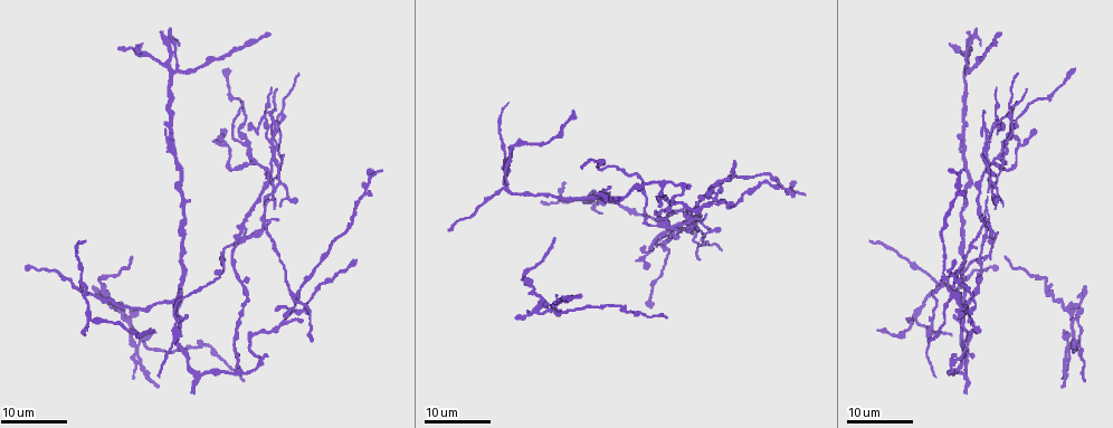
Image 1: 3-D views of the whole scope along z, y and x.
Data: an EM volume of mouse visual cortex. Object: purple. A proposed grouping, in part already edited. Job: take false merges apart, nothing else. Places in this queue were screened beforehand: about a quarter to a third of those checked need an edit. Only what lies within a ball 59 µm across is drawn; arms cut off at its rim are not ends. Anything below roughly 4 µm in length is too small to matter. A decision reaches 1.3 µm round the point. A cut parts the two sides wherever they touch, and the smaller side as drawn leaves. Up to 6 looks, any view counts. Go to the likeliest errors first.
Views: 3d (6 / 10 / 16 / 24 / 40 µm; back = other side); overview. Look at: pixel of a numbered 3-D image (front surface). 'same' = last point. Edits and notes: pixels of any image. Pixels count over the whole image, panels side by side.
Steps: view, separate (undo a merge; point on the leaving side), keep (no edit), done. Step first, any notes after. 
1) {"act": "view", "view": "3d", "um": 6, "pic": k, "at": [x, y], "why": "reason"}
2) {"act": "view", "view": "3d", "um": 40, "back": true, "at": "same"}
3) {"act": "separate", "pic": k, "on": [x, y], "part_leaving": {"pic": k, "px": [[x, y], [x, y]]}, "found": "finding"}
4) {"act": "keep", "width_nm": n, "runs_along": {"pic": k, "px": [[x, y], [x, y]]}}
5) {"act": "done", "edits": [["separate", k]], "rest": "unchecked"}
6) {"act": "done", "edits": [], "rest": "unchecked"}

{"act": "view", "view": "3d", "um": 24, "pic": 1, "at": [293, 311], "why": "looks like a crossing"}

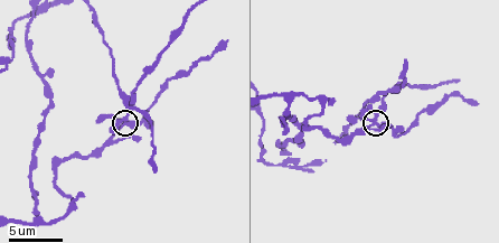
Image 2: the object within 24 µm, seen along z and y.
{"act": "view", "view": "3d", "um": 10, "pic": 2, "at": [126, 124]}

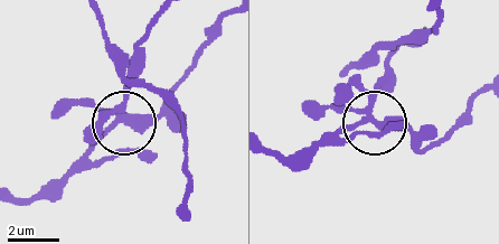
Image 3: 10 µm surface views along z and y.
{"act": "keep", "found": "continuous, no second neuron"}

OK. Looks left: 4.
{"act": "view", "view": "3d", "um": 24, "pic": 1, "at": [178, 70], "why": "three-way junction"}

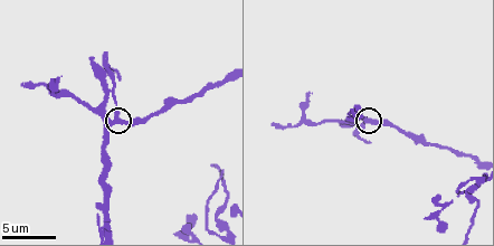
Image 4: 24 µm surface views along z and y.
{"act": "view", "view": "3d", "um": 10, "pic": 4, "at": [119, 119], "why": "zoom in"}

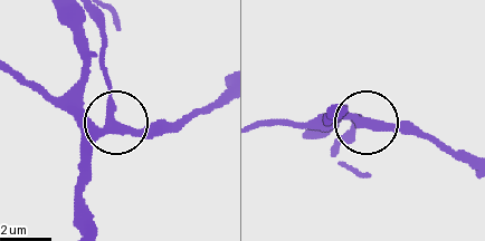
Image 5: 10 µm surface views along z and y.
{"act": "view", "view": "3d", "um": 6, "pic": 5, "at": [116, 125], "why": "closer look"}

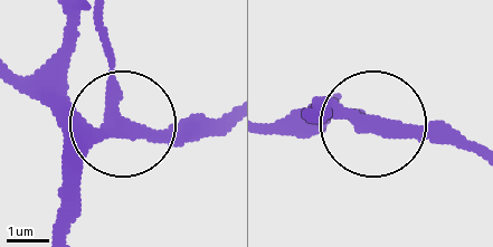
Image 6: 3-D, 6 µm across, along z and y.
{"act": "keep", "arms": 3, "found": "continuous, no second neuron"}

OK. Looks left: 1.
{"act": "done", "edits": [], "rest": "unchecked"}

